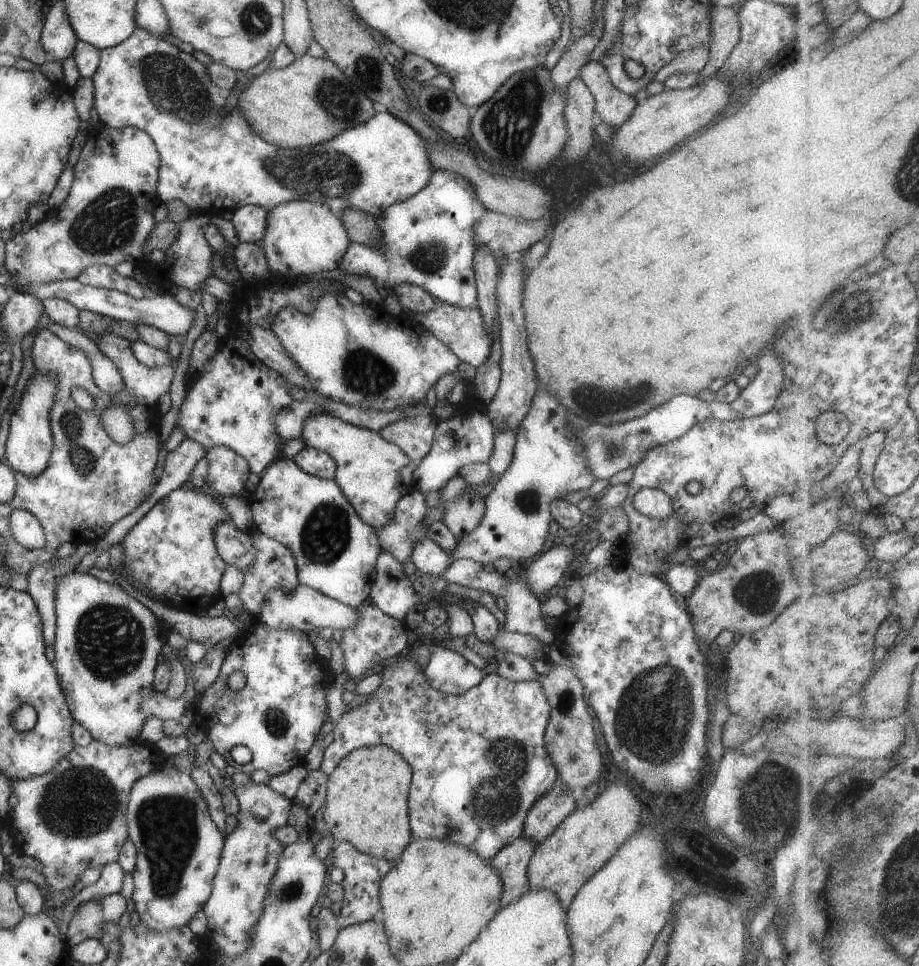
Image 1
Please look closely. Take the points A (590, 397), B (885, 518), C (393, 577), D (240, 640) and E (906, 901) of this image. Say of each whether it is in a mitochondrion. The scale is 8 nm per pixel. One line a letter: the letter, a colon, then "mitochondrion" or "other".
A: mitochondrion
B: other
C: other
D: other
E: mitochondrion

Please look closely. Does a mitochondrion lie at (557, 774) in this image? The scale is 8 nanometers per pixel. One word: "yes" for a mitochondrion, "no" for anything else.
no

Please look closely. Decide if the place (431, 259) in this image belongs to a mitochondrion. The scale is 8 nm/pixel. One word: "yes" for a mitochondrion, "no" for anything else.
yes

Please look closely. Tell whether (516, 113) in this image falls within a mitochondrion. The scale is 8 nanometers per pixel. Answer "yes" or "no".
yes

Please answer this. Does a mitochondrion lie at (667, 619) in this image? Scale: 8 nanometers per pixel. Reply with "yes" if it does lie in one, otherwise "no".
no

